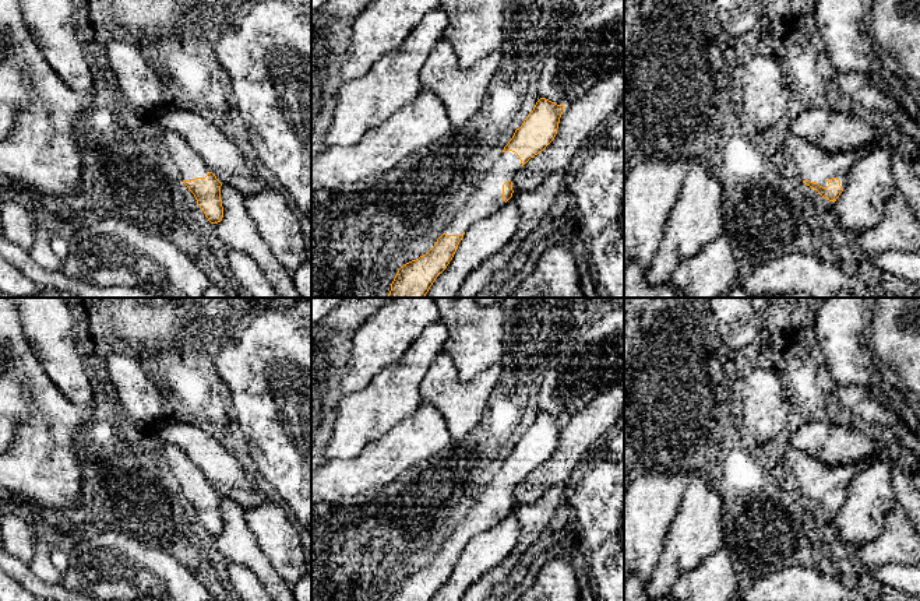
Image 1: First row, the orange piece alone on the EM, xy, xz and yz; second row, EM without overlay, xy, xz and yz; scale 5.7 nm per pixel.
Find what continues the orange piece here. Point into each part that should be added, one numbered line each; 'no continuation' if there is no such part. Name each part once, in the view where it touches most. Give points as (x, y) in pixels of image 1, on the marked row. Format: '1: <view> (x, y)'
1: yz (813, 164)

